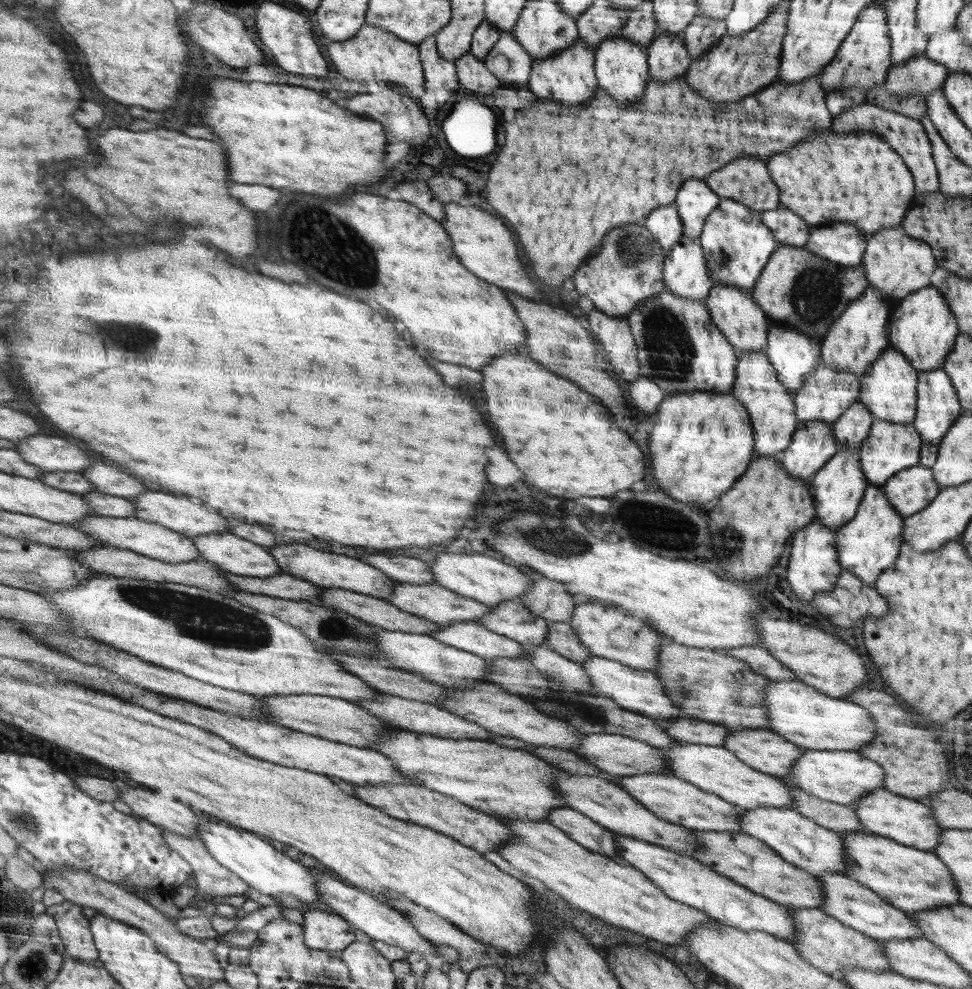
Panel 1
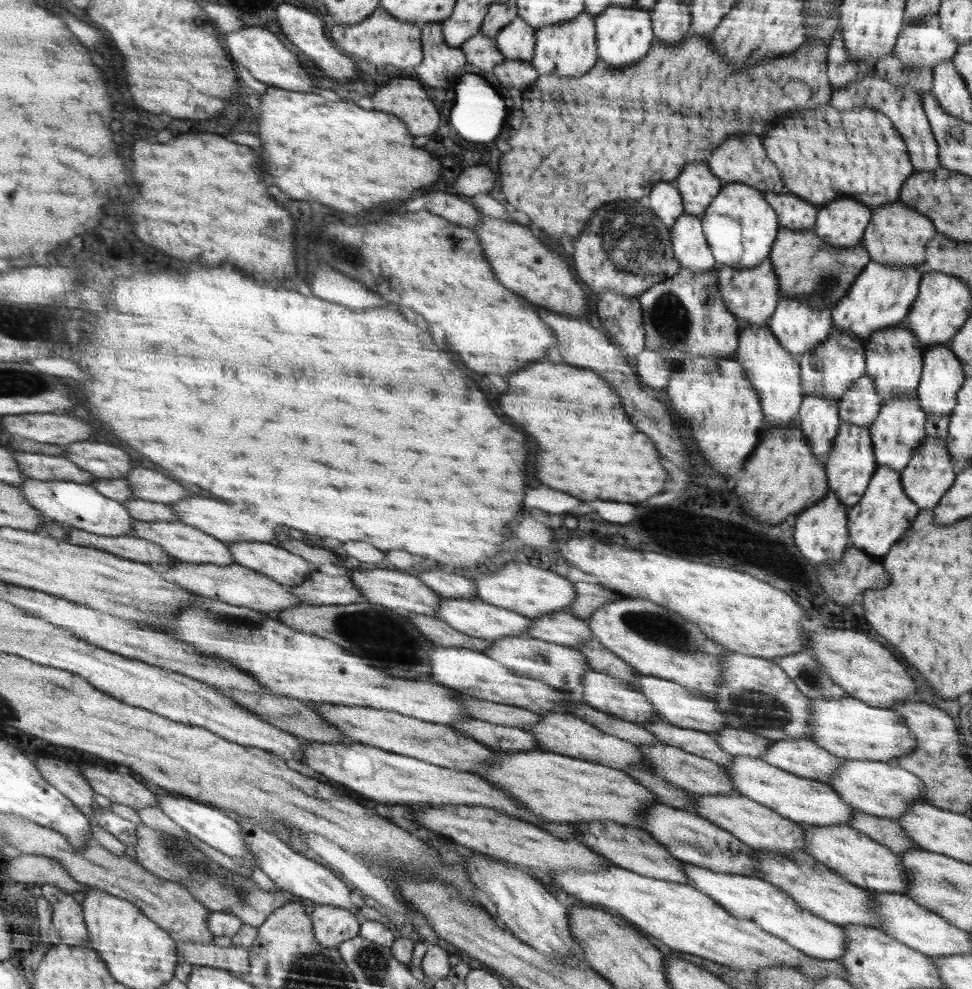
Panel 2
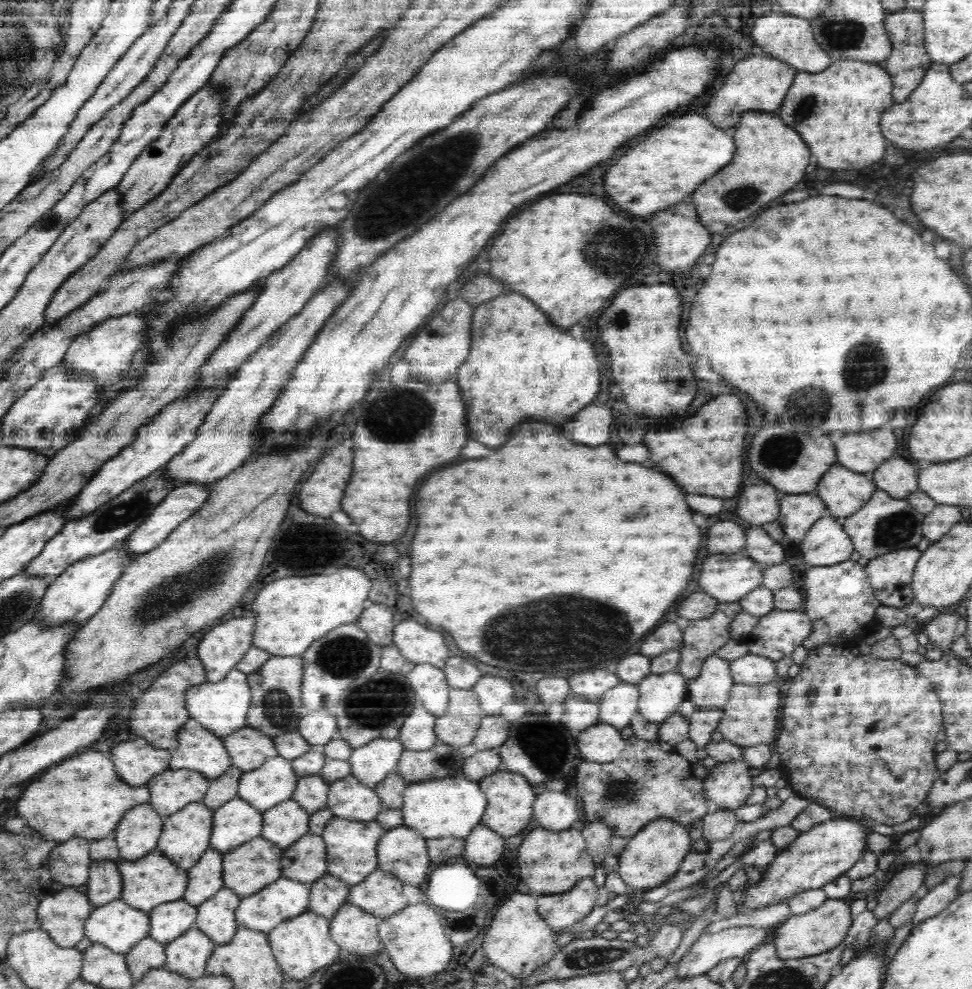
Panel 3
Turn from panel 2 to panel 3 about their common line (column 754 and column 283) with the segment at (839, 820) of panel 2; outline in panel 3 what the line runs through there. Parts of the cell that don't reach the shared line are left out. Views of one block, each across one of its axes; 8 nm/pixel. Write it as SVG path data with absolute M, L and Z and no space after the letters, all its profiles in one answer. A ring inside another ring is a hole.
M279 755L243 772L238 780L238 796L259 811L268 810L292 799L297 780L291 762Z

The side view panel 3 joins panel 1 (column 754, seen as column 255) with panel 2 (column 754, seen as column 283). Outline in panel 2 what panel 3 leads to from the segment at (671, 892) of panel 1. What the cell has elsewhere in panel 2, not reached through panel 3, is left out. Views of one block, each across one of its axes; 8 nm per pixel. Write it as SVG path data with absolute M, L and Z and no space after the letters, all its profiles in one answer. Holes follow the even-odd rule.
M683 862L683 866L689 885L698 890L698 893L706 894L706 897L718 902L728 914L734 915L734 918L752 920L768 934L778 936L804 954L820 960L837 960L846 953L846 934L840 925L828 922L812 914L810 910L804 910L778 886L756 876L722 873L722 871L713 871L692 863Z

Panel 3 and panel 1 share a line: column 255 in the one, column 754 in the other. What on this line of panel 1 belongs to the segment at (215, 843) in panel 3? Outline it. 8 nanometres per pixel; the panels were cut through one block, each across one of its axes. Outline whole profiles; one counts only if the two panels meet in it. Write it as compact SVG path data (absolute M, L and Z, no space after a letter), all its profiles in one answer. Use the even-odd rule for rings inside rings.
M762 806L740 813L740 830L745 835L765 842L772 850L777 851L786 862L806 870L814 877L822 874L845 874L846 854L842 848L842 836L834 830L820 826L813 819L796 810Z

